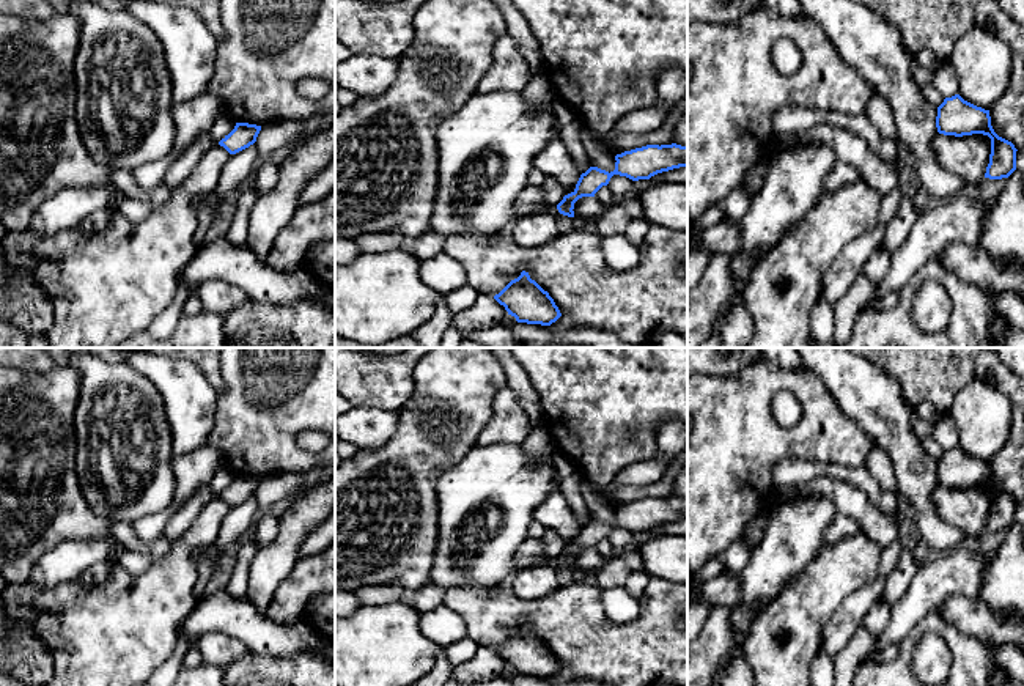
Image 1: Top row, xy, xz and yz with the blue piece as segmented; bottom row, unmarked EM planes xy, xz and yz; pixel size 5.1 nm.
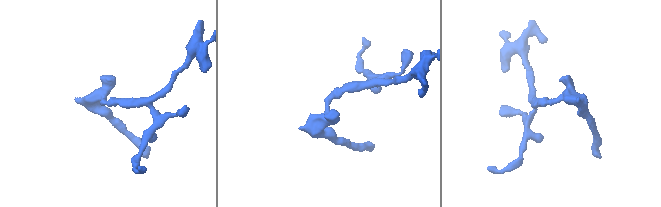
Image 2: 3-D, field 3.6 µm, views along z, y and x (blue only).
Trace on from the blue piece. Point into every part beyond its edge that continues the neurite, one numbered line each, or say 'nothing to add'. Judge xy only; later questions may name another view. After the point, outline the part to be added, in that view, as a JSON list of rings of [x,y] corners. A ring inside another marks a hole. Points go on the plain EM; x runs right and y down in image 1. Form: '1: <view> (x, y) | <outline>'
nothing to add

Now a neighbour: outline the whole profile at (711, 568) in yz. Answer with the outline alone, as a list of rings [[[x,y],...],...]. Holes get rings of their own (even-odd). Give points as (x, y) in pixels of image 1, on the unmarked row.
[[[716,559],[708,560],[694,576],[694,579],[705,582],[722,574],[725,566],[719,563]]]

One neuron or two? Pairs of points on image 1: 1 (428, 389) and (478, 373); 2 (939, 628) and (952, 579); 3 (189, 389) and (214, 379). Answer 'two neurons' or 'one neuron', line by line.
1: one neuron
2: two neurons
3: two neurons

